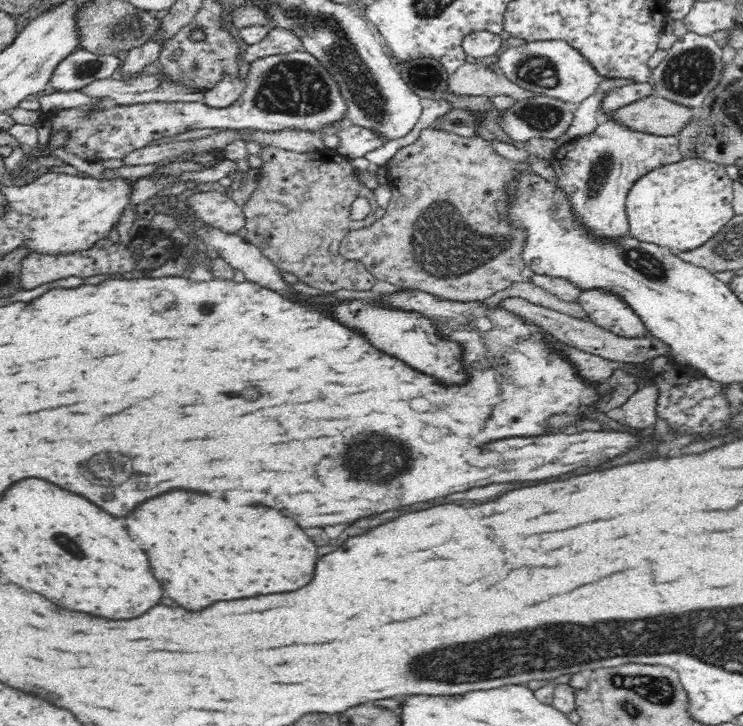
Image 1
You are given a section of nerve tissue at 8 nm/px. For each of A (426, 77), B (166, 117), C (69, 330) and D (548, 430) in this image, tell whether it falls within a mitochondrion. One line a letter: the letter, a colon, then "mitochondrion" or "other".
A: mitochondrion
B: other
C: other
D: other

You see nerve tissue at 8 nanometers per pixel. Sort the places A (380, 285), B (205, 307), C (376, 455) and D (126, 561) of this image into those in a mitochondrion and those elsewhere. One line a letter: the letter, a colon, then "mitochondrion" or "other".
A: other
B: mitochondrion
C: mitochondrion
D: other

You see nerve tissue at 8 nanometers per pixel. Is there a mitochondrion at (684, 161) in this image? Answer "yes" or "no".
no

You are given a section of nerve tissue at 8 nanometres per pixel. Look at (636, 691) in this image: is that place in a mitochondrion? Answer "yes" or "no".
yes

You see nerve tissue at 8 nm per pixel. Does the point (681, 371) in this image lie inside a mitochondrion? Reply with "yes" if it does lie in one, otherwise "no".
no

